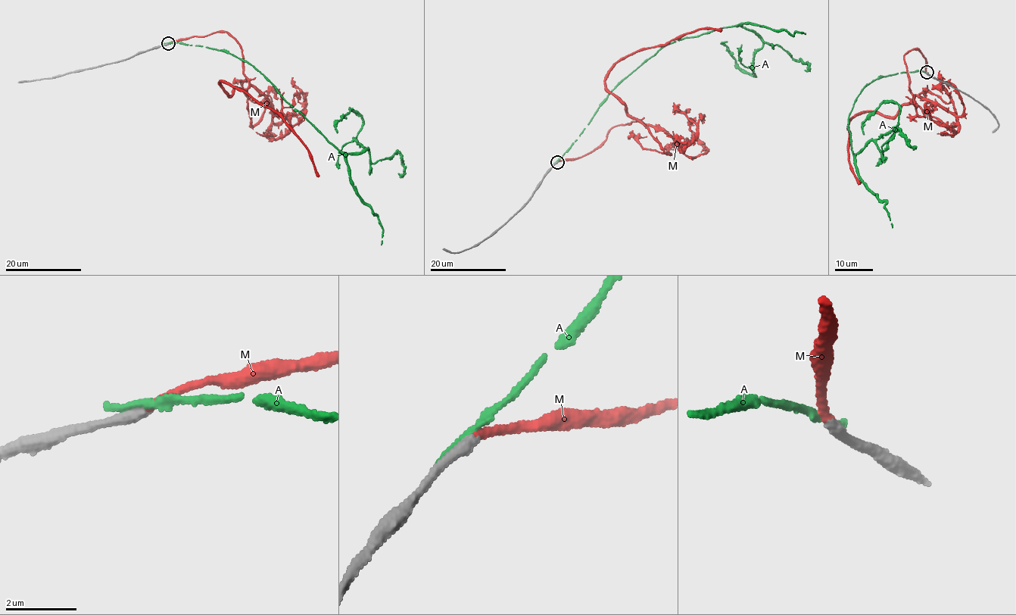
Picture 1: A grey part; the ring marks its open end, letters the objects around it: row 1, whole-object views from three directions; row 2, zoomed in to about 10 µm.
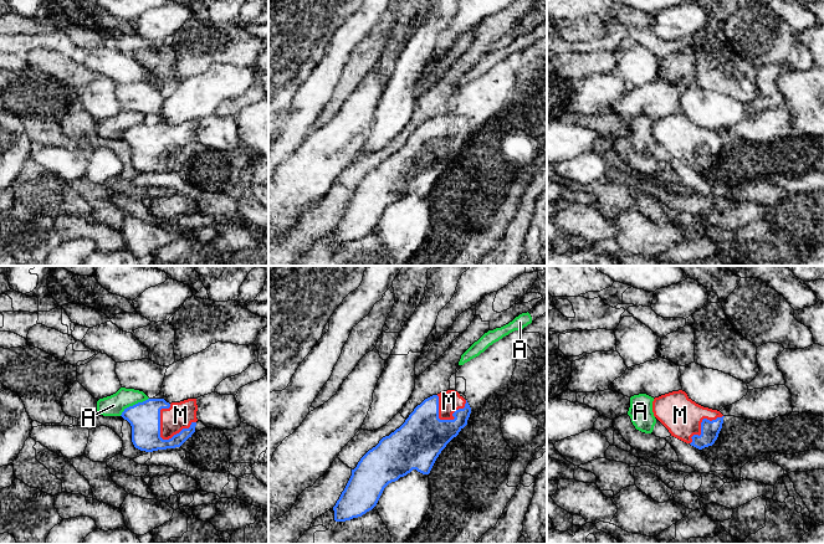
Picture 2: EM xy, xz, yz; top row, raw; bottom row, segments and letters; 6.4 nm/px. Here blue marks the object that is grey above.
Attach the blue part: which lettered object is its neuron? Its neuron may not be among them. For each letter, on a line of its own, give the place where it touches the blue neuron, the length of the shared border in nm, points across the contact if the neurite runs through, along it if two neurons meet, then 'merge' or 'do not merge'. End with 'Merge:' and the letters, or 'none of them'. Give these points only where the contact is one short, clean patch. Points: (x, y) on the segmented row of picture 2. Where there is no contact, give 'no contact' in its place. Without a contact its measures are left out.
A: xy (133, 405) | 220 nm | do not merge
M: xy (177, 434) | 260 nm | merge
Merge: M

